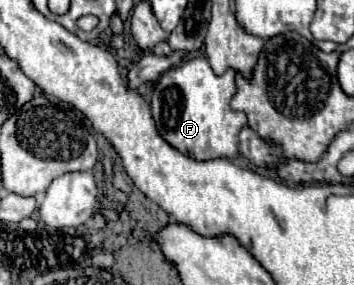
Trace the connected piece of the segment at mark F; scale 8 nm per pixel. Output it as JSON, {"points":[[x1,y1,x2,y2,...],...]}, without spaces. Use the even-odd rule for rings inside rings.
{"points":[[204,56,188,58,178,66,172,66,156,82,150,102,156,130,172,148,194,160,238,158,238,134,246,126,246,116,230,108,234,94,234,72,214,76,214,70]]}

